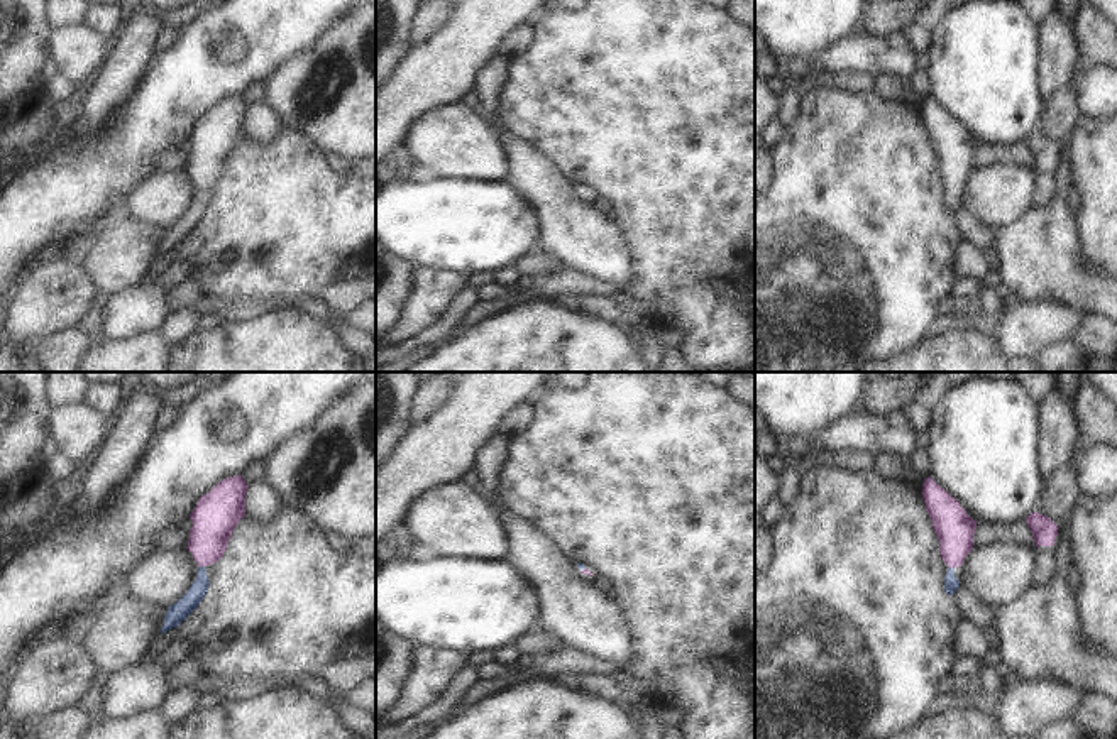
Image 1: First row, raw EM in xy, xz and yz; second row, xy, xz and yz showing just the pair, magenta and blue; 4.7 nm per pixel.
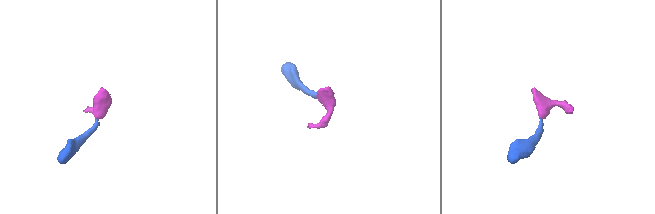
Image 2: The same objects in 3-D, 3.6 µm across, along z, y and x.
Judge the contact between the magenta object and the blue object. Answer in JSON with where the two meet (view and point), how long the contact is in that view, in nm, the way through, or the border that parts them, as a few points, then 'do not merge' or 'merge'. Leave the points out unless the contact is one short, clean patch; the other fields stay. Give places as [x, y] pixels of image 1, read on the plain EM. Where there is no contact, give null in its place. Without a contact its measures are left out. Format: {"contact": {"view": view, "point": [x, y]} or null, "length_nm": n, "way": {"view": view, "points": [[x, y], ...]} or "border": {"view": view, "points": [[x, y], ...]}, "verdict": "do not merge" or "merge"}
{"contact": {"view": "xy", "point": [202, 186]}, "length_nm": 30, "way": {"view": "xy", "points": [[215, 137], [202, 186], [202, 203], [190, 222]]}, "verdict": "merge"}

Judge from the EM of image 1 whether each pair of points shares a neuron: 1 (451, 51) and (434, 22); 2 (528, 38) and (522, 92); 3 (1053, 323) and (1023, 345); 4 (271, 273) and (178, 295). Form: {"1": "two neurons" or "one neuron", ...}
{"1": "two neurons", "2": "two neurons", "3": "one neuron", "4": "two neurons"}

